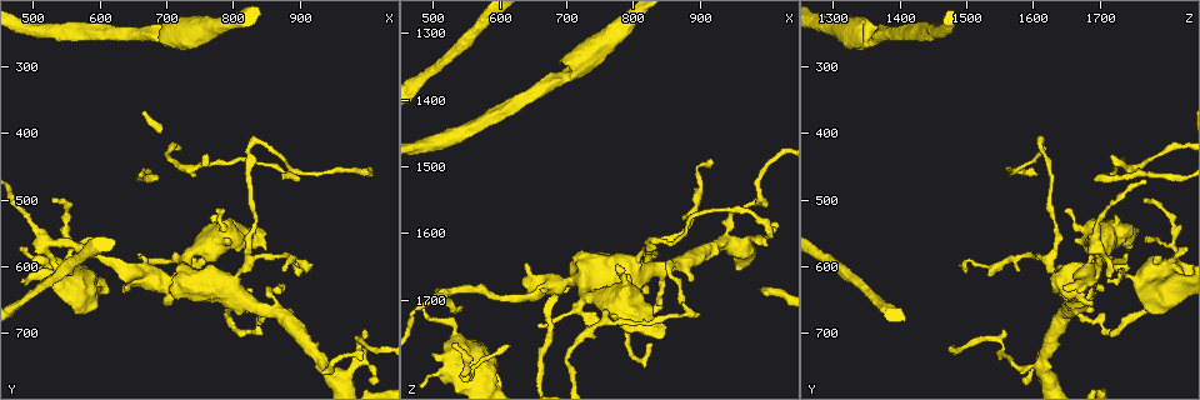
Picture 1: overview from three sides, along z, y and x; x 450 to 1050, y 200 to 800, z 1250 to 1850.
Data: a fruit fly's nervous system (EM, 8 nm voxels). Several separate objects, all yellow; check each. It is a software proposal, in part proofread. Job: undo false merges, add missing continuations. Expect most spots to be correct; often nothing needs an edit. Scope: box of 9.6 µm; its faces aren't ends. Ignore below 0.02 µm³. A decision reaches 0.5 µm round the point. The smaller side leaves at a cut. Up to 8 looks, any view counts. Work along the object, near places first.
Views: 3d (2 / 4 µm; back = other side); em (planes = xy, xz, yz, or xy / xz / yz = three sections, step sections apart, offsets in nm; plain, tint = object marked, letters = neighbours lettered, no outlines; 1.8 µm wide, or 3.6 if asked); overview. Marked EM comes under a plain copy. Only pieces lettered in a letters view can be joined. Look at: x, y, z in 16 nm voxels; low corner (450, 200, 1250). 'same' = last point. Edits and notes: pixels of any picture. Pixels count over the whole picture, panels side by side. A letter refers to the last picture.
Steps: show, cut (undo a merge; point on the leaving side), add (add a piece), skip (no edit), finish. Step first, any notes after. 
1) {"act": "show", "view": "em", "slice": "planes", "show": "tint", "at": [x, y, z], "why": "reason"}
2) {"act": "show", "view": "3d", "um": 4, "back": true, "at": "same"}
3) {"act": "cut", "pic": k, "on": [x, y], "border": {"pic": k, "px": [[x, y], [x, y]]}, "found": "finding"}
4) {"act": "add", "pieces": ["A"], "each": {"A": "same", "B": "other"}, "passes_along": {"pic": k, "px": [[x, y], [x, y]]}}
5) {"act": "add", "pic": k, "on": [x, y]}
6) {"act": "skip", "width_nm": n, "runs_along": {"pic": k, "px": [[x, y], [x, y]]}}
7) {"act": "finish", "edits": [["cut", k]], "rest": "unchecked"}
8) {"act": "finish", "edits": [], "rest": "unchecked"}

{"act": "show", "view": "3d", "um": 4, "at": [845, 660, 1650], "why": "three arms meet"}

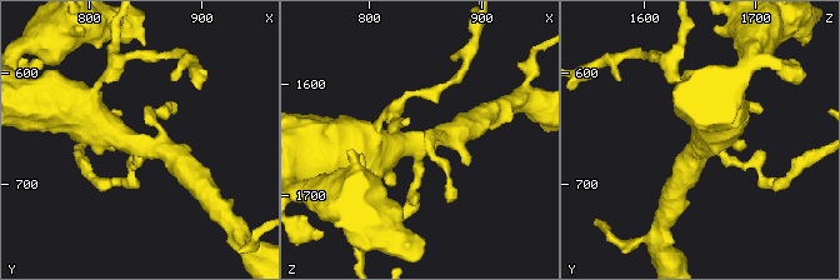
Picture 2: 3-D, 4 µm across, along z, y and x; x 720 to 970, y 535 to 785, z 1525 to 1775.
{"act": "show", "view": "em", "slice": "xy", "step": 8, "show": "tint", "at": [842, 664, 1654]}

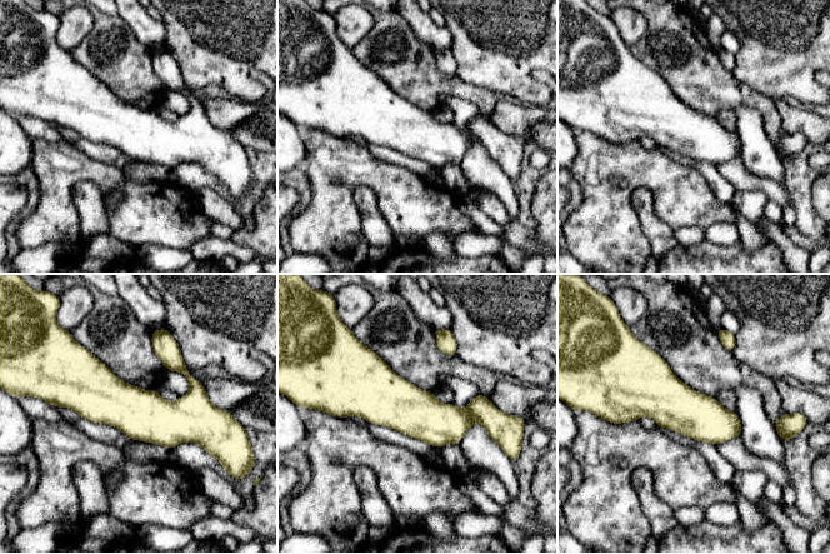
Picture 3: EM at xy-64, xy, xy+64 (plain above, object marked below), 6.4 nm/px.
{"act": "show", "view": "em", "slice": "yz", "step": 16, "show": "letters", "at": "same", "why": "cut it another way"}

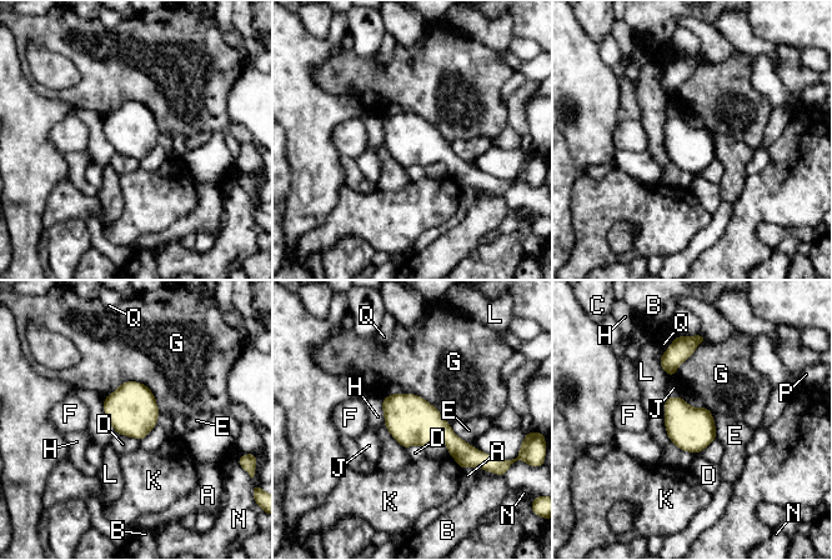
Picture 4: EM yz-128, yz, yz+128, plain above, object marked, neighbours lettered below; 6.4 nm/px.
{"act": "skip", "each": {"A": "other", "B": "other", "C": "other", "D": "other", "E": "other", "F": "other", "G": "other", "H": "other", "J": "other", "K": "other", "L": "other", "N": "other", "P": "other", "Q": "other"}, "border": {"pic": 4, "px": [[384, 396], [415, 393], [450, 424]]}, "found": "all the same neuron"}

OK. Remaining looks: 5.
{"act": "show", "view": "3d", "um": 2, "at": [525, 560, 1690], "why": "three-way junction"}

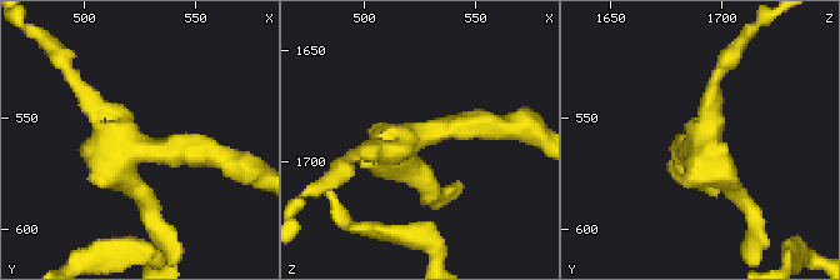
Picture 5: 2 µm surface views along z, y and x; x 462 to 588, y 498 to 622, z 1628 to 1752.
{"act": "show", "view": "em", "slice": "yz", "step": 4, "show": "tint", "at": [521, 565, 1689], "why": "now the EM"}

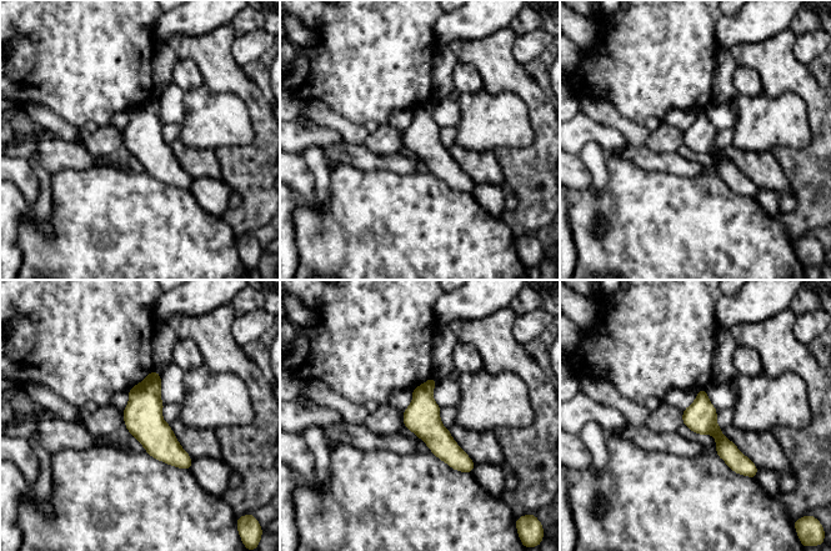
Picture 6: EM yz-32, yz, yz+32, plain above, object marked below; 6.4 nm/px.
{"act": "show", "view": "em", "slice": "planes", "show": "letters", "at": "same", "why": "another direction"}

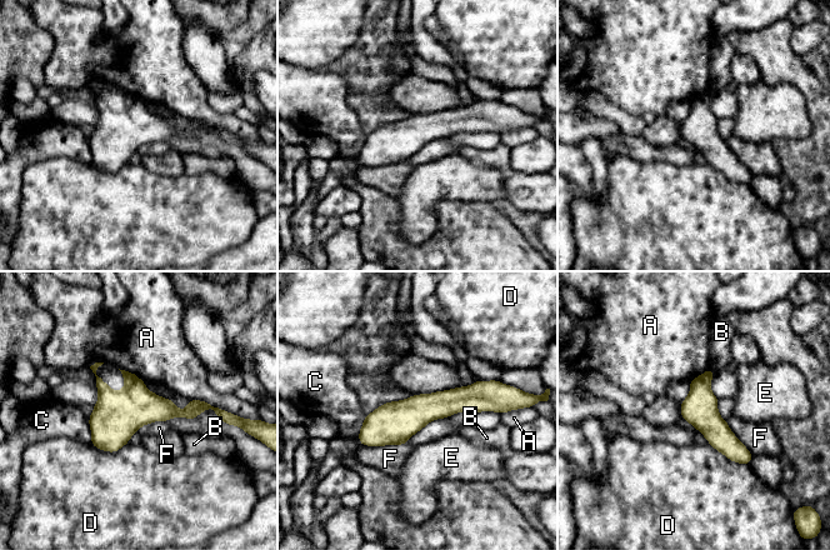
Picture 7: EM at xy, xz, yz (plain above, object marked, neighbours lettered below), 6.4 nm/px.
{"act": "skip", "longest_contact_nm": ["D", 320], "each": {"A": "other", "B": "other", "C": "other", "D": "other", "E": "other", "F": "other"}, "border": {"pic": 7, "px": [[406, 443], [361, 445]]}, "found": "one neuron here"}

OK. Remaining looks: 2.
{"act": "show", "view": "3d", "um": 4, "at": [715, 620, 1665], "why": "sharp bend"}

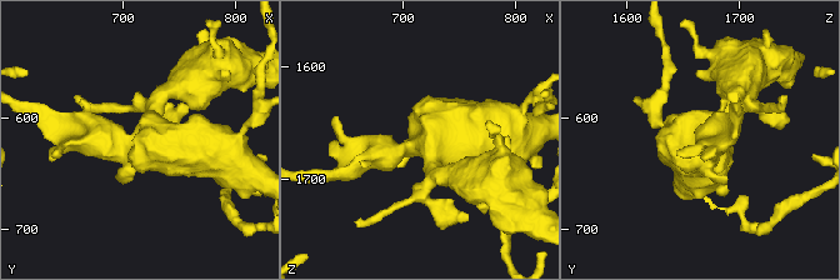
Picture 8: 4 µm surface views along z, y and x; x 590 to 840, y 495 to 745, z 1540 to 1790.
{"act": "show", "view": "em", "um": 3.6, "slice": "planes", "show": "letters", "at": [710, 626, 1670], "why": "need the tissue"}

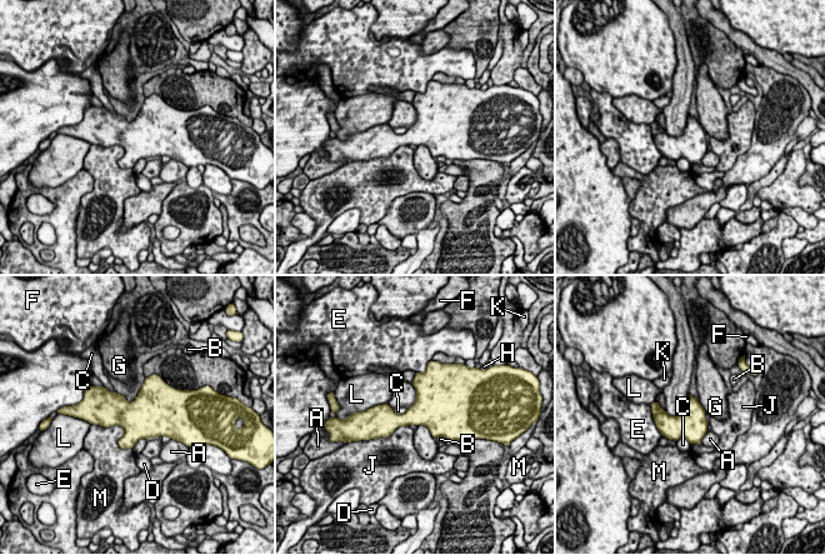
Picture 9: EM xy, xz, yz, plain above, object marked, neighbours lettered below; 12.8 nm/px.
{"act": "skip", "each": {"A": "other", "B": "other", "C": "other", "D": "other", "E": "other", "F": "other", "G": "other", "H": "other", "J": "other", "K": "other", "L": "other", "M": "other"}, "border": {"pic": 9, "px": [[391, 409], [408, 409]]}, "found": "continuous, no second neuron"}

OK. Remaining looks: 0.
{"act": "finish", "edits": [], "rest": "unchecked"}

